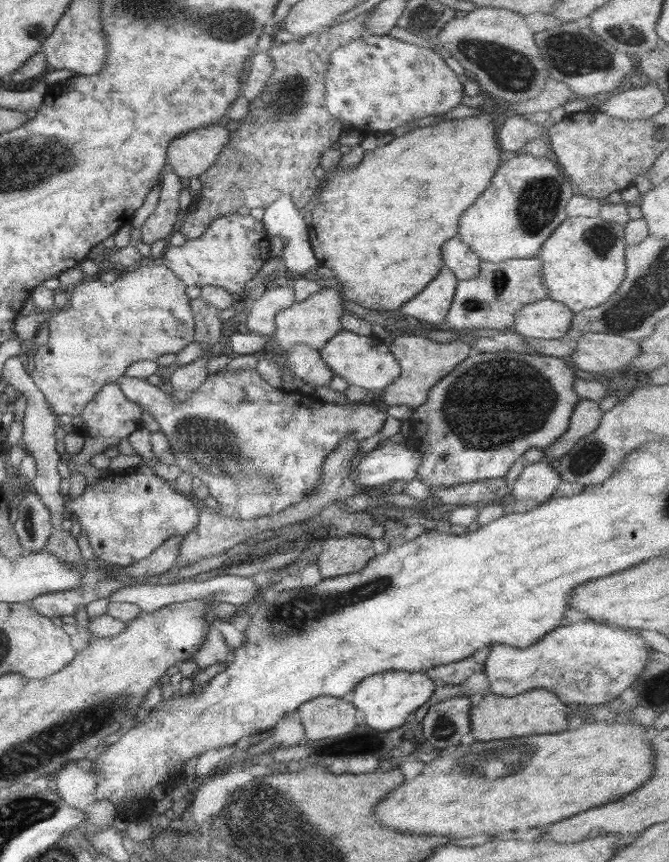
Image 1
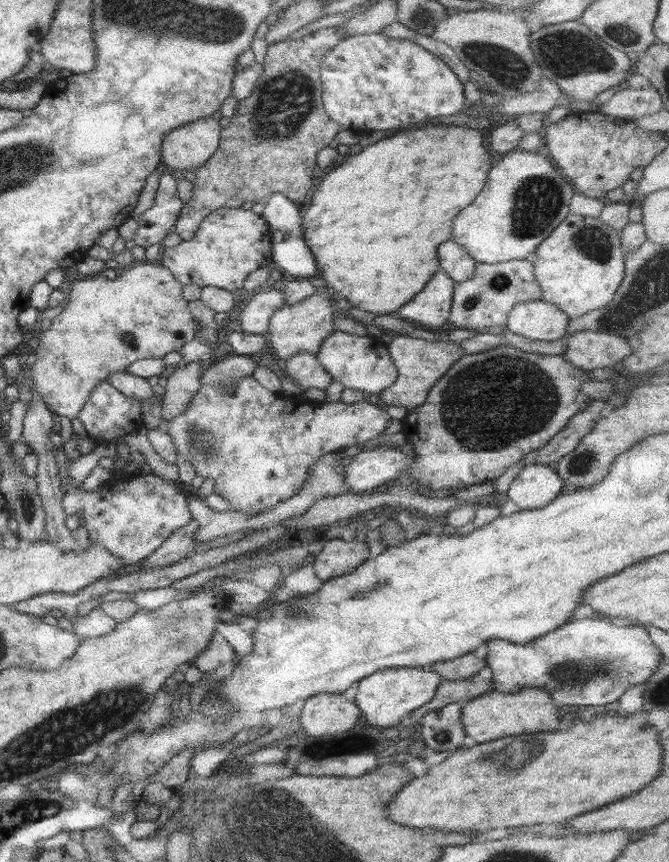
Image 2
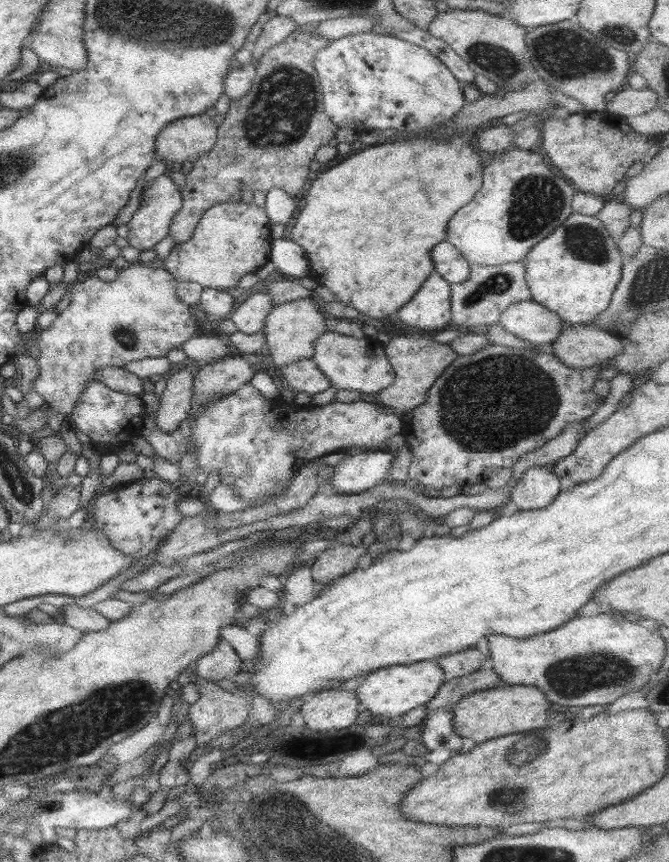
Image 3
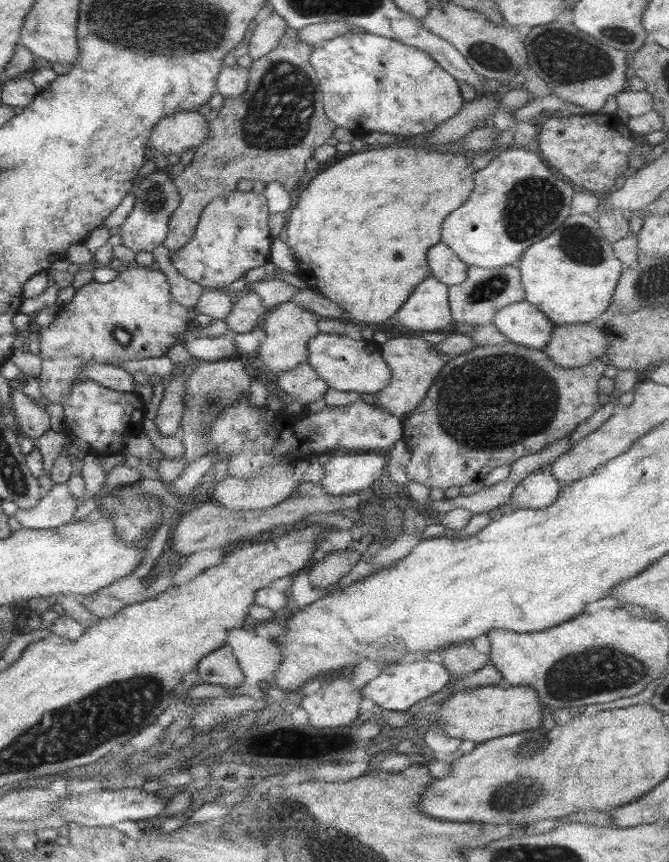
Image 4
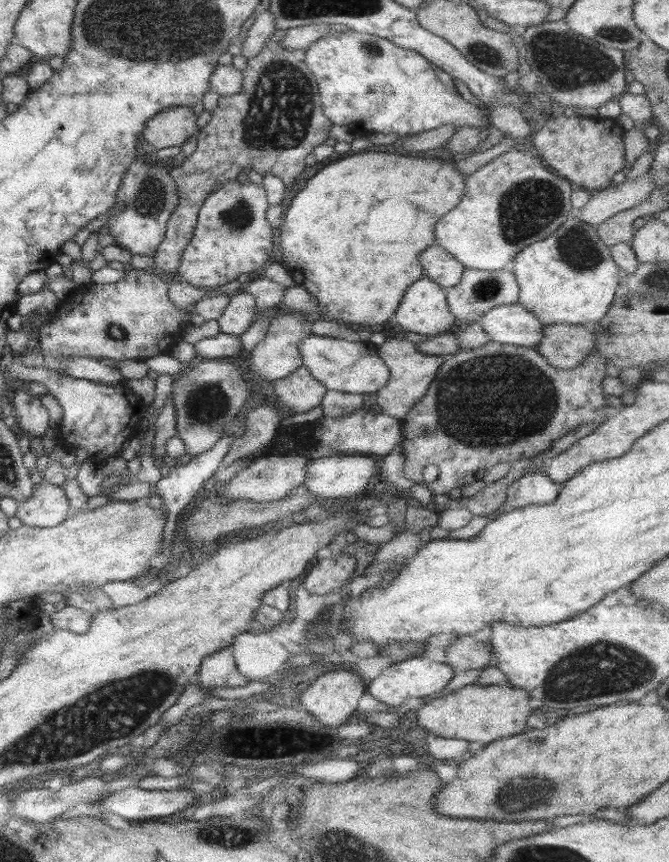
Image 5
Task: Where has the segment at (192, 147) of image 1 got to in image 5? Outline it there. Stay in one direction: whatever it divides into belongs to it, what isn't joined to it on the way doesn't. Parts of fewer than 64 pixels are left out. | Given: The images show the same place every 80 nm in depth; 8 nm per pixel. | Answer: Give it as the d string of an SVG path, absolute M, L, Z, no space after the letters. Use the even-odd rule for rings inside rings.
M172 106L153 116L145 124L142 138L154 148L182 146L199 132L197 116L189 106Z

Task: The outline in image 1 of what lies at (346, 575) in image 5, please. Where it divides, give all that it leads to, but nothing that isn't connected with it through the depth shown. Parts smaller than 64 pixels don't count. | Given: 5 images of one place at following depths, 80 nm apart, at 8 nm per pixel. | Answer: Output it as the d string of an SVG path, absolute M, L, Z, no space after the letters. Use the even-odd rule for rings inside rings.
M348 535L342 538L328 537L321 542L322 552L316 565L323 578L360 572L377 553L372 539L362 535Z

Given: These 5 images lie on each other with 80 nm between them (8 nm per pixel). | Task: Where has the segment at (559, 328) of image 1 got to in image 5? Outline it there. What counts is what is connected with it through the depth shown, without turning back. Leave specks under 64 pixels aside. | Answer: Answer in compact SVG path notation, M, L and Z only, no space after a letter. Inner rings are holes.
M518 303L492 308L476 324L486 331L490 342L536 349L542 341L544 326Z

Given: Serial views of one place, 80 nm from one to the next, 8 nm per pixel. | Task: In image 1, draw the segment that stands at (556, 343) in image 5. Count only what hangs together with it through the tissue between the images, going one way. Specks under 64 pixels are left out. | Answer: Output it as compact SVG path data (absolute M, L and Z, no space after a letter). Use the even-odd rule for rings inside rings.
M587 332L576 341L576 351L568 358L586 372L608 374L629 366L640 354L636 341L603 332Z

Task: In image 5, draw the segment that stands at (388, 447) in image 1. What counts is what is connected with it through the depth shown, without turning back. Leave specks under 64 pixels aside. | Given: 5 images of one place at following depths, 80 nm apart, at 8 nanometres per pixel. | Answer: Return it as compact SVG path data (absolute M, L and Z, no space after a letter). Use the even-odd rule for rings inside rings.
M338 453L336 456L326 456L309 459L307 477L303 482L314 495L325 499L356 499L365 494L367 482L377 473L381 473L381 462L370 456Z

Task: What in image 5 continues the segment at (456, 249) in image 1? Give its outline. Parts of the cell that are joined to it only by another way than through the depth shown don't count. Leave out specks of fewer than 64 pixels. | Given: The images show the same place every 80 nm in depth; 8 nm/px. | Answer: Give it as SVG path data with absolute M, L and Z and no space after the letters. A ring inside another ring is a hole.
M438 244L426 248L419 258L424 277L432 280L444 290L462 281L465 266Z

